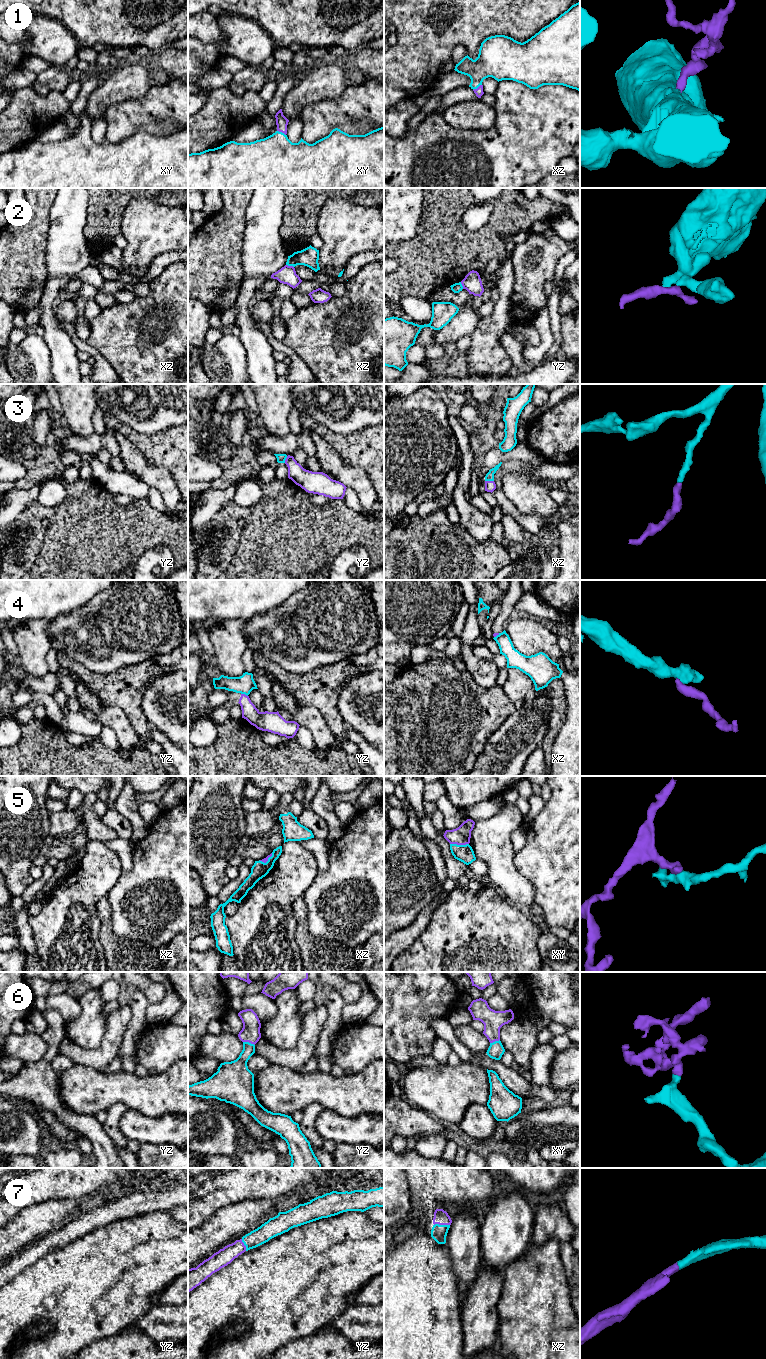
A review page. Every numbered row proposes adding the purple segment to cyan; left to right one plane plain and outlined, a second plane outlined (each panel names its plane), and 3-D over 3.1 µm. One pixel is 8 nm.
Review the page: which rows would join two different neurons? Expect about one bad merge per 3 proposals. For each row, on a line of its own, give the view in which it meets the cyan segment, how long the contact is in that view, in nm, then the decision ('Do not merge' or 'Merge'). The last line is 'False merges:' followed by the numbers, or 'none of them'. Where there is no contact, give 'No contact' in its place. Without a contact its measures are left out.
1: Touches cyan in xy. Shared border 80 nm. Merge
2: Touches cyan in xz. Shared border 70 nm. Do not merge
3: Touches cyan in xz. Shared border 70 nm. Merge
4: Touches cyan in yz. Shared border 60 nm. Do not merge
5: Touches cyan in xy. Shared border 150 nm. Do not merge
6: Touches cyan in yz. Shared border 100 nm. Merge
7: Touches cyan in xz. Shared border 130 nm. Merge
False merges: 2, 4, 5

